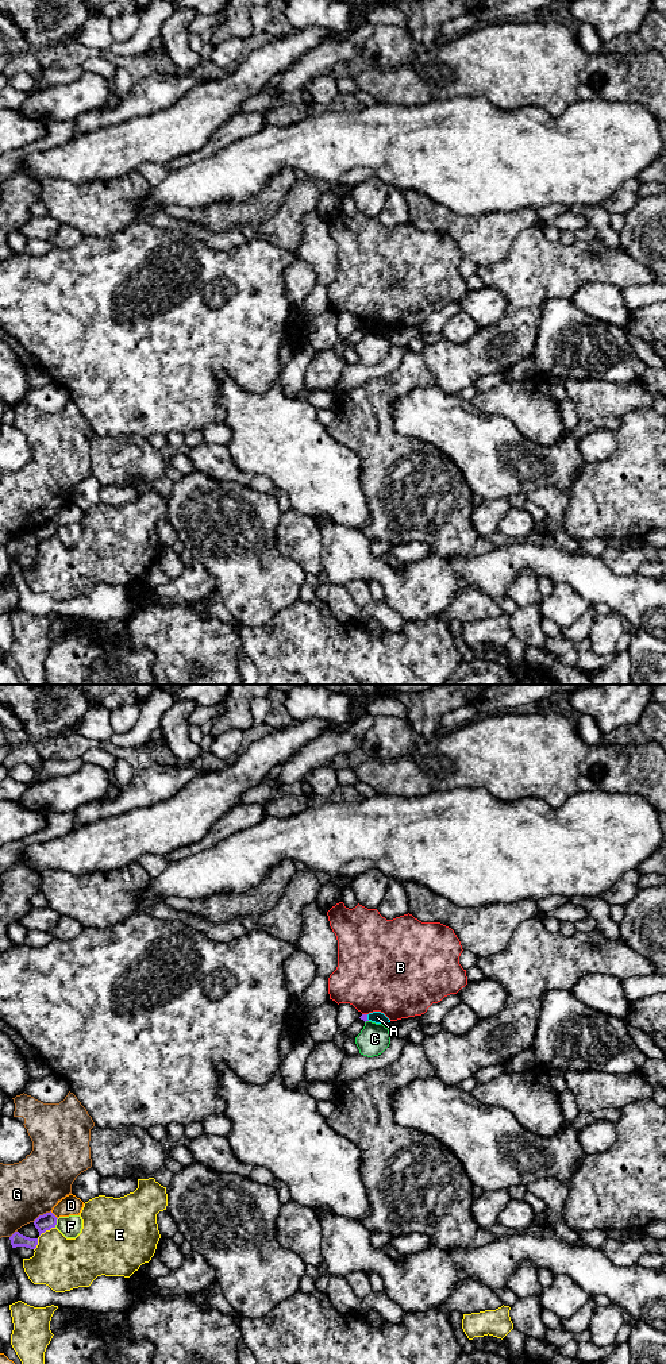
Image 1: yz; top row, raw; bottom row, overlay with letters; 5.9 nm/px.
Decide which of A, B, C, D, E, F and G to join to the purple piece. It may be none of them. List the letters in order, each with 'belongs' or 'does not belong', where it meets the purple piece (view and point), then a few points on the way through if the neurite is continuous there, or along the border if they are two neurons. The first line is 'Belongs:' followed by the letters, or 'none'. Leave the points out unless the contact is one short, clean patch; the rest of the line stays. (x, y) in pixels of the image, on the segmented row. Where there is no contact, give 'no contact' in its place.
Belongs: none
A: does not belong; meets purple in yz at (366, 1017); border along yz (366, 1014), (369, 1020)
B: does not belong; meets purple in yz at (365, 1014); border along yz (362, 1013), (366, 1014)
C: does not belong; meets purple in yz at (366, 1020)
D: does not belong; meets purple in yz at (54, 1216)
E: does not belong; meets purple in yz at (46, 1229)
F: does not belong; meets purple in yz at (56, 1222)
G: does not belong; meets purple in yz at (41, 1216)

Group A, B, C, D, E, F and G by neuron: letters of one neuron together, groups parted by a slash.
A / B / C / D / E / F / G

